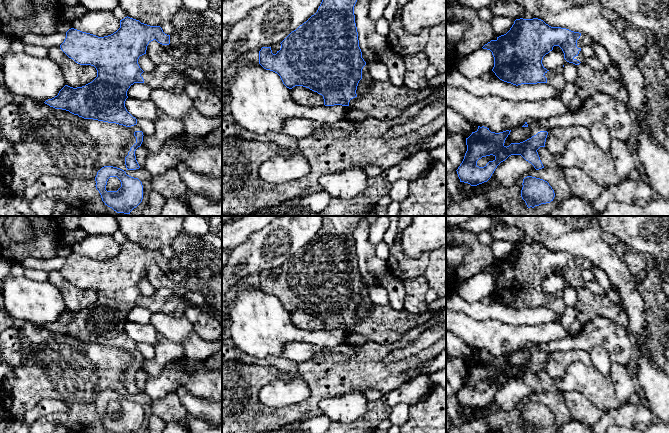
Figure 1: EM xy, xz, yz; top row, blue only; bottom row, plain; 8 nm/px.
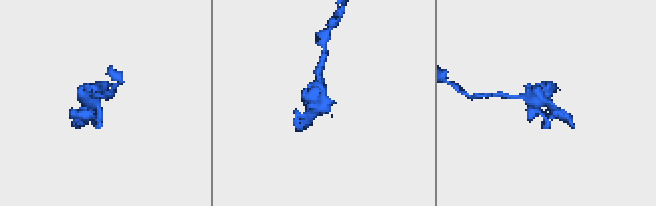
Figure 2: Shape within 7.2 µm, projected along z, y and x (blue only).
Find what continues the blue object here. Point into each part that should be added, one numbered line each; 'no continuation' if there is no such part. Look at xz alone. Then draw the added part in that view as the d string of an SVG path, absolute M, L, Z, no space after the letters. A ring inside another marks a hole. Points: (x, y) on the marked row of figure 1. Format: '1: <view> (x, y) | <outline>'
1: xz (385, 101) | M374 81L370 92L351 99L349 107L380 121L388 121L399 117L407 108L438 91L439 88L415 91L405 85L396 86L390 82Z

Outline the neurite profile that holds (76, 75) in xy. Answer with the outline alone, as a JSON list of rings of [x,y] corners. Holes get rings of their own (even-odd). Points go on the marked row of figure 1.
[[[60,46],[48,48],[47,57],[59,65],[65,77],[66,85],[70,87],[85,86],[97,77],[97,70],[94,66],[76,63],[61,50]]]

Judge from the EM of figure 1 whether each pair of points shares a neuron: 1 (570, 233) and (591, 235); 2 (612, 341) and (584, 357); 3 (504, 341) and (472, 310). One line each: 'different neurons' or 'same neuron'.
1: same neuron
2: different neurons
3: different neurons

